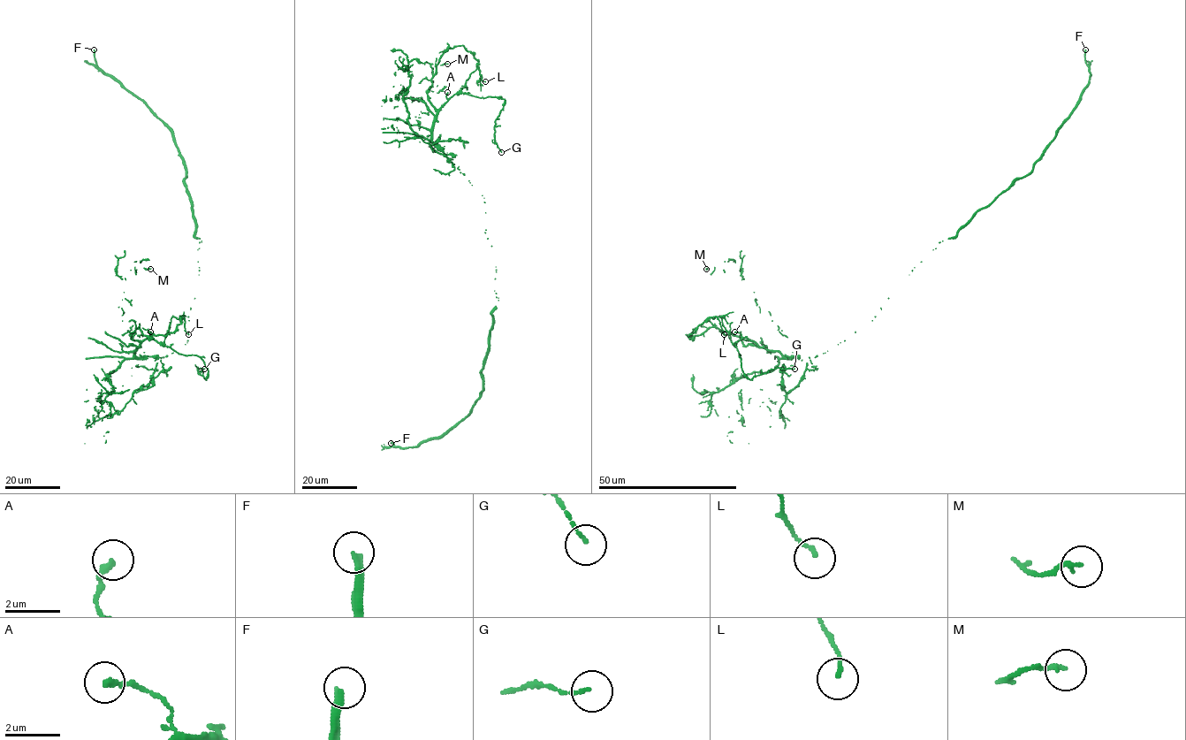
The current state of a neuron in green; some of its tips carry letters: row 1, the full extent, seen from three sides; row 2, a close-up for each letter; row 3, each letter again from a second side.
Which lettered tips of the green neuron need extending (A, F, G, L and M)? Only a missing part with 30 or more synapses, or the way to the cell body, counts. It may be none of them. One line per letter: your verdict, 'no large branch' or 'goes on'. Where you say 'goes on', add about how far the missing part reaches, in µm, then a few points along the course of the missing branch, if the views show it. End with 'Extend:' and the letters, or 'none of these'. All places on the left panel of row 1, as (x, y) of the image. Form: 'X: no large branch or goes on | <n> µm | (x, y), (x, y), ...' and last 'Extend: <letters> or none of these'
A: no large branch
F: goes on | 100 µm | (94, 49), (91, 37), (74, 25), (79, 15), (92, 17), (97, 9), (89, 15), (54, 3), (53, 10)
G: no large branch
L: no large branch
M: no large branch
Extend: F

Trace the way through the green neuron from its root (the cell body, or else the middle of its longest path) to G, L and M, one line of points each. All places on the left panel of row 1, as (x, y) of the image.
G: (194, 298), (186, 344), (157, 363), (135, 355), (151, 337), (198, 355), (206, 379), (197, 367), (204, 369)
L: (194, 298), (186, 344), (157, 363), (135, 355), (148, 337), (164, 341), (173, 316), (183, 317), (188, 334)
M: (194, 298), (186, 344), (157, 363), (137, 357), (117, 266), (125, 256), (142, 260), (136, 273), (150, 269)

